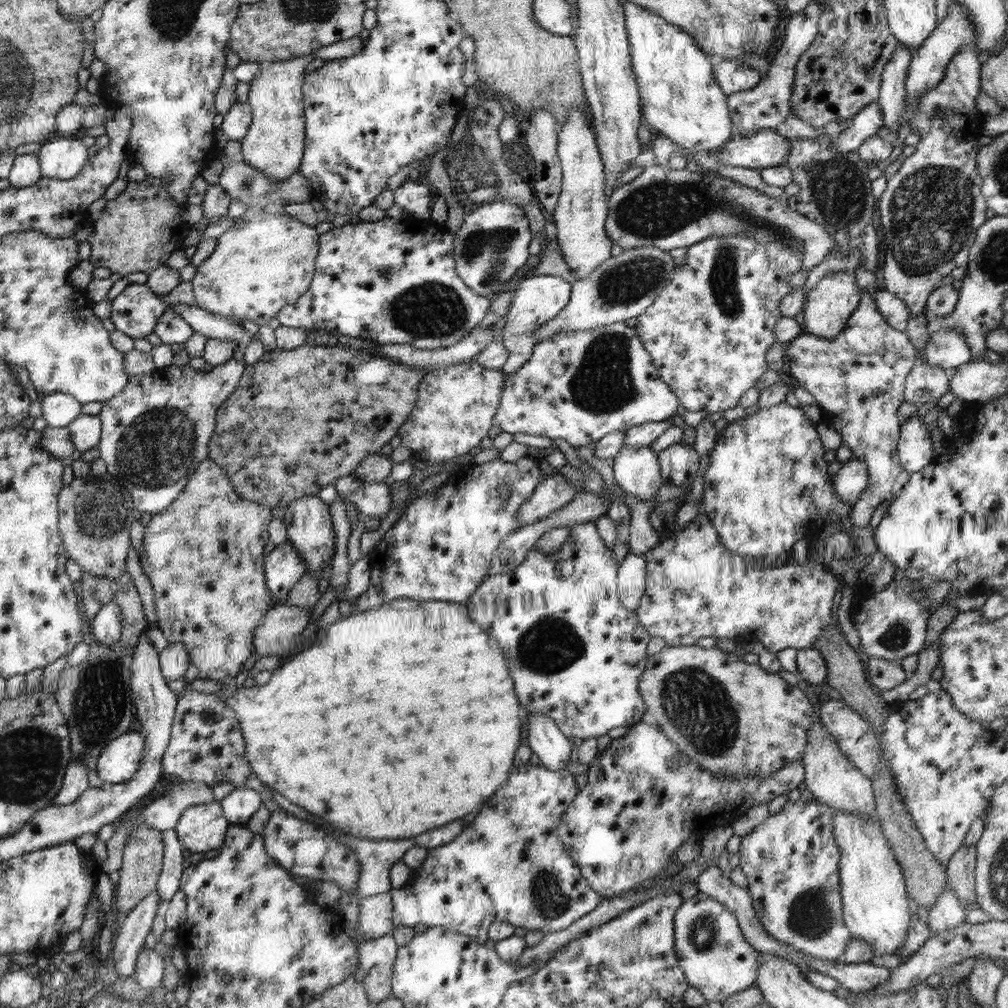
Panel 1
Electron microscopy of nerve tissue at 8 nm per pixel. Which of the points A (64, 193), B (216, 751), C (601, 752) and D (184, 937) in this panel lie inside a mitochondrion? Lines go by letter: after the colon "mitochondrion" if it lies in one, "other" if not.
A: other
B: other
C: other
D: other

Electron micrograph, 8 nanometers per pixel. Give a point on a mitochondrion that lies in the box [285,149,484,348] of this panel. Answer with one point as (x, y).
(429, 309)

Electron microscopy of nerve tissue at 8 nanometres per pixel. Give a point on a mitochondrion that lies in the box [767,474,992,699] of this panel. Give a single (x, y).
(896, 636)

